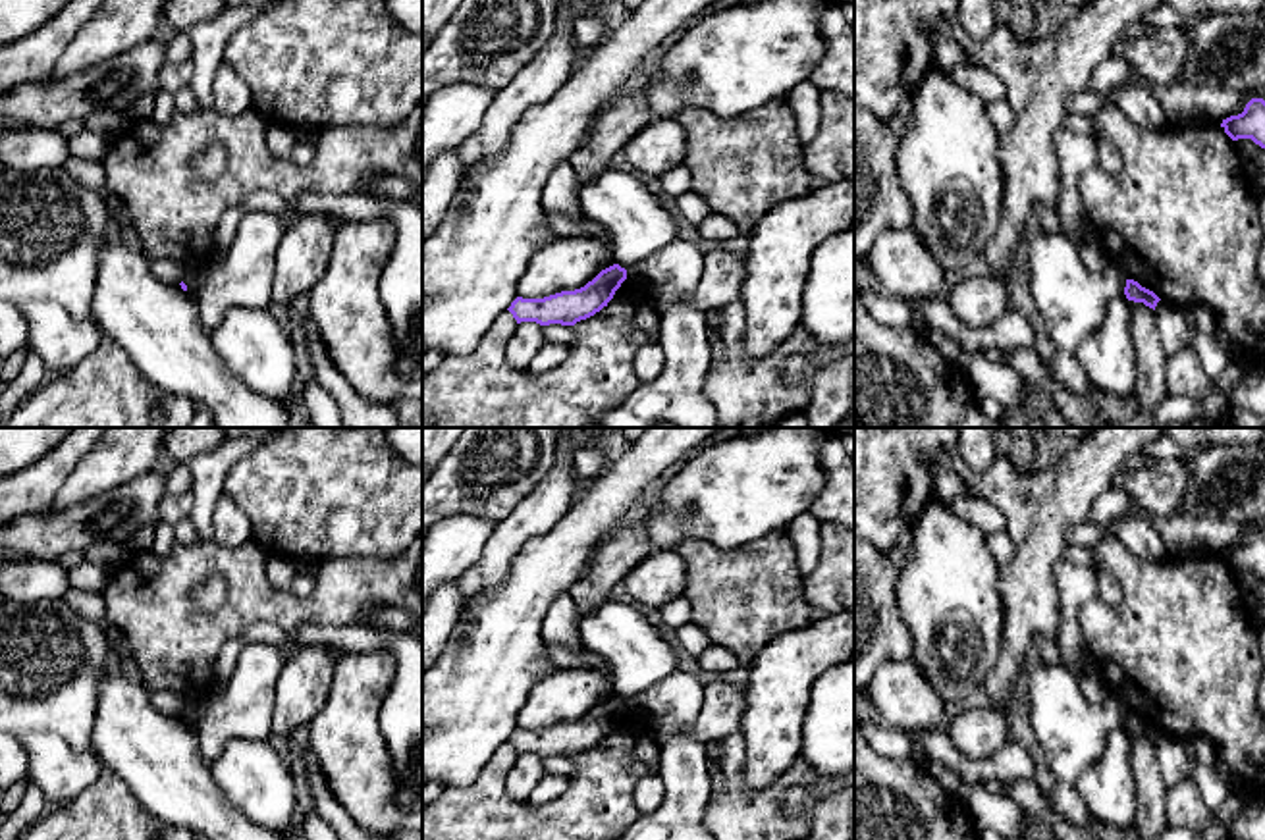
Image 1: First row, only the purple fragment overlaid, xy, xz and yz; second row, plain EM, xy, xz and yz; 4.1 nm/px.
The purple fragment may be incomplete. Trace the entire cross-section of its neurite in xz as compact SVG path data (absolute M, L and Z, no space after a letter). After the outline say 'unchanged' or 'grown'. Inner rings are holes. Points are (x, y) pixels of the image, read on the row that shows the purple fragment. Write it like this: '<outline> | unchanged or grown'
M613 264L580 289L561 291L544 299L517 297L507 310L517 324L536 322L540 326L575 326L607 306L625 279L627 270Z | unchanged

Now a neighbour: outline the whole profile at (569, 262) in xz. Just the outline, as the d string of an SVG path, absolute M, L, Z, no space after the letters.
M586 233L557 237L530 258L517 283L517 297L544 299L580 289L613 264L609 241Z

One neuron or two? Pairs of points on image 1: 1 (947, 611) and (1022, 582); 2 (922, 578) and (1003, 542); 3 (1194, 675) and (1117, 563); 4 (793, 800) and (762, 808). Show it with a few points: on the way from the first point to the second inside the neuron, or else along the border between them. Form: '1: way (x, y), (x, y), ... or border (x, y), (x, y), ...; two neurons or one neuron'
1: border (999, 565), (1003, 636); two neurons
2: border (984, 534), (986, 548), (999, 565); two neurons
3: way (1183, 648), (1181, 627), (1144, 590); one neuron
4: border (830, 792), (816, 798), (791, 787), (781, 810); two neurons

